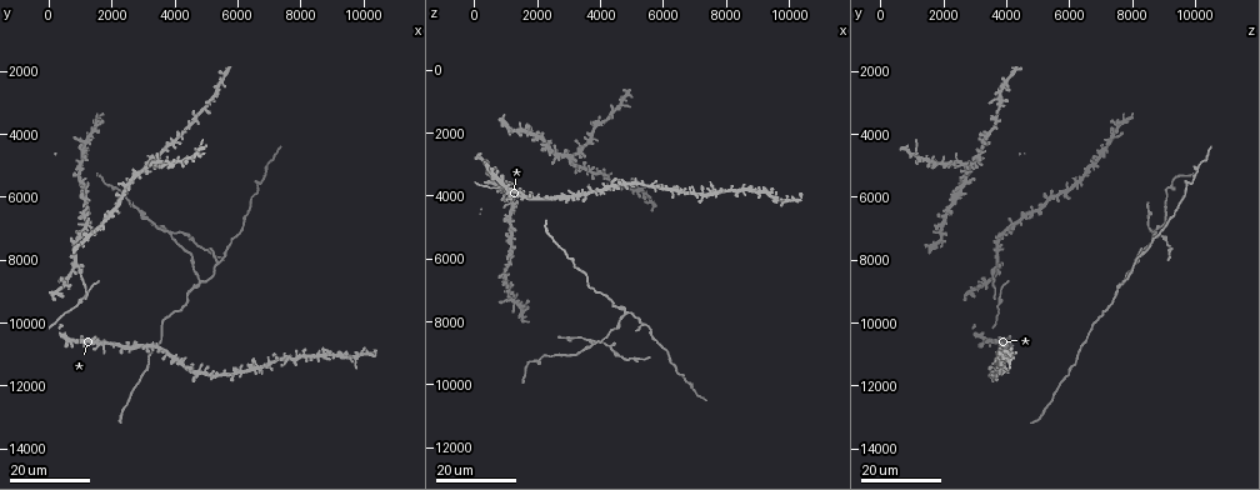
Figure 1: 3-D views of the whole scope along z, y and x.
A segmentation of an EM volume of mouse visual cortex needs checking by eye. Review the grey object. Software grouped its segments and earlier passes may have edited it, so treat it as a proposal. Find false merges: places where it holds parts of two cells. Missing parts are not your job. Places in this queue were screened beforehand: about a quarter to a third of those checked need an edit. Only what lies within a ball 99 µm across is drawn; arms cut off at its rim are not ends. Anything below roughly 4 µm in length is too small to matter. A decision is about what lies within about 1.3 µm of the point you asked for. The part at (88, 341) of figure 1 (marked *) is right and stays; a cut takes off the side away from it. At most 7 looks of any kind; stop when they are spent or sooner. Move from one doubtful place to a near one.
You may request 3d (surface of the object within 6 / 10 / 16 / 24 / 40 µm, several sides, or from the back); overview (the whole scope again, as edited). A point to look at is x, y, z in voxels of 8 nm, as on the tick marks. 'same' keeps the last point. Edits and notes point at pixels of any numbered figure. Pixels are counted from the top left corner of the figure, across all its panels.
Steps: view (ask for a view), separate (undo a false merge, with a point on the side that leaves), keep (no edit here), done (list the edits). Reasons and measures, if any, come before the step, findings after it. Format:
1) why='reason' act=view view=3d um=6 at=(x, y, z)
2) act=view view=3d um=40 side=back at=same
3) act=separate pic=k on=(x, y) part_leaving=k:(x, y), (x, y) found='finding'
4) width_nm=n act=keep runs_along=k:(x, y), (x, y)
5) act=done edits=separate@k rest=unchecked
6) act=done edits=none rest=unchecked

why='thick turns thin' act=view view=3d um=24 at=(3100, 11500, 5900)

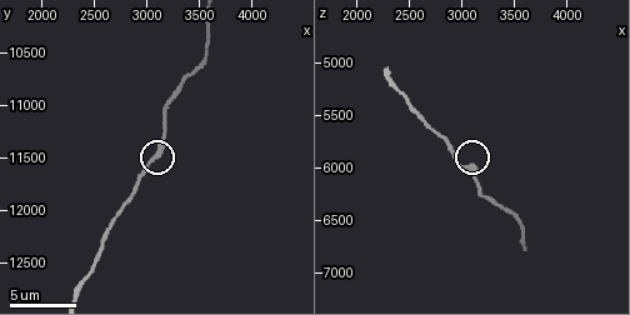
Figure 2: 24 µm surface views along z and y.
act=view view=3d um=6 at=(3020, 11540, 5980)

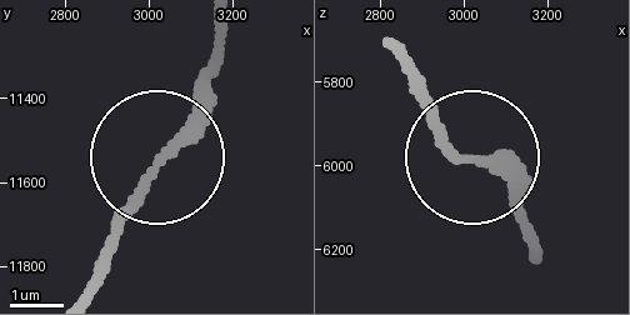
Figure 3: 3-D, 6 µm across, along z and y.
act=keep found='all the same cell'

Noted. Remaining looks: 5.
why='two arms in line, one across' act=view view=3d um=24 at=(5300, 8000, 8100)

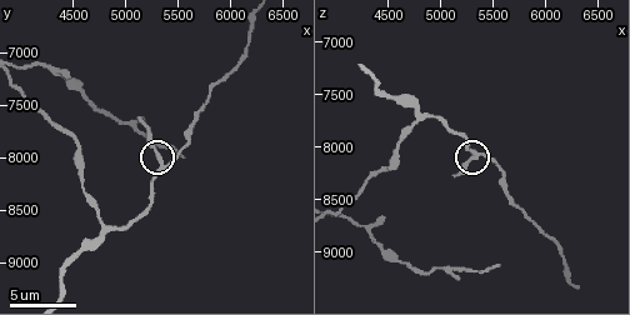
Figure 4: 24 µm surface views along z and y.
act=view view=3d um=6 at=(5340, 8080, 8060)

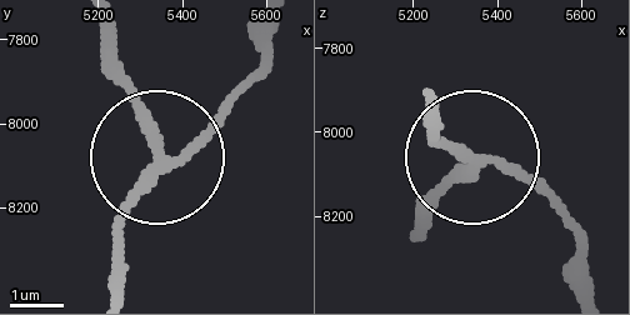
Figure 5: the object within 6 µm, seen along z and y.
width_nm=210 act=keep runs_along=5:(119, 289), (119, 235), (150, 141), (109, 51) found='continuous, no second cell'

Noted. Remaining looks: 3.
why='three-way junction' act=view view=3d um=16 at=(6700, 5600, 9700)

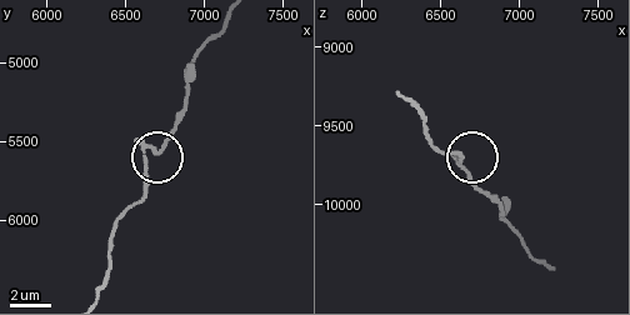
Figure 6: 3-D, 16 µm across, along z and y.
act=view view=3d um=6 at=(6640, 5600, 9720)

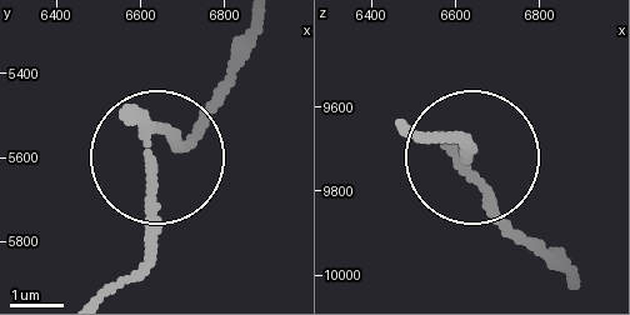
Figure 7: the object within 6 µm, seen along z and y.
act=view view=3d um=6 side=back at=(6620, 5615, 9715)

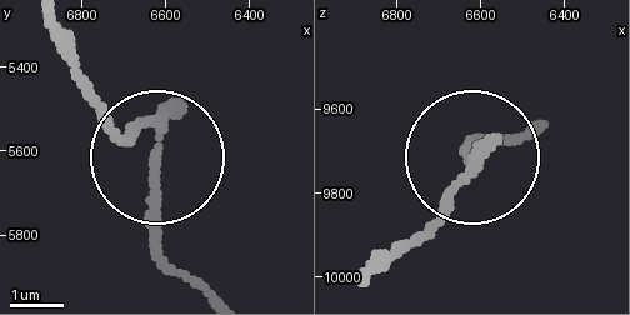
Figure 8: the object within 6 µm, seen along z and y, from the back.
width_nm=170 act=keep found='continuous, no second cell'

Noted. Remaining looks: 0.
act=done edits=none rest=unchecked

